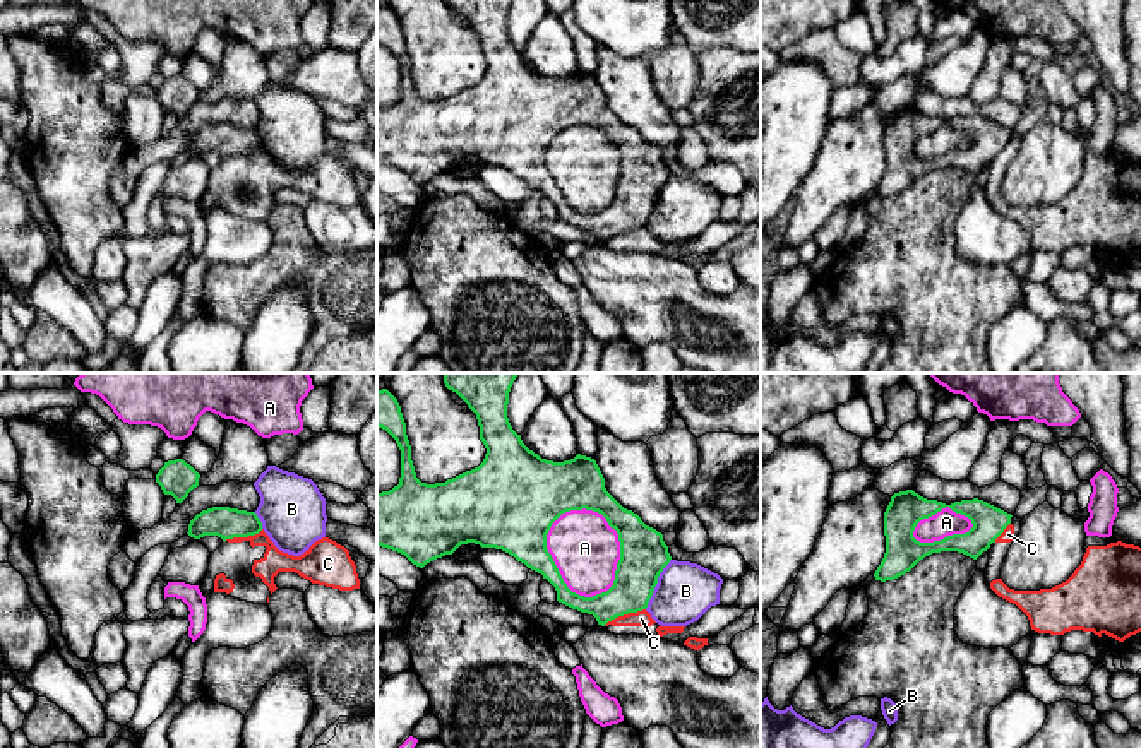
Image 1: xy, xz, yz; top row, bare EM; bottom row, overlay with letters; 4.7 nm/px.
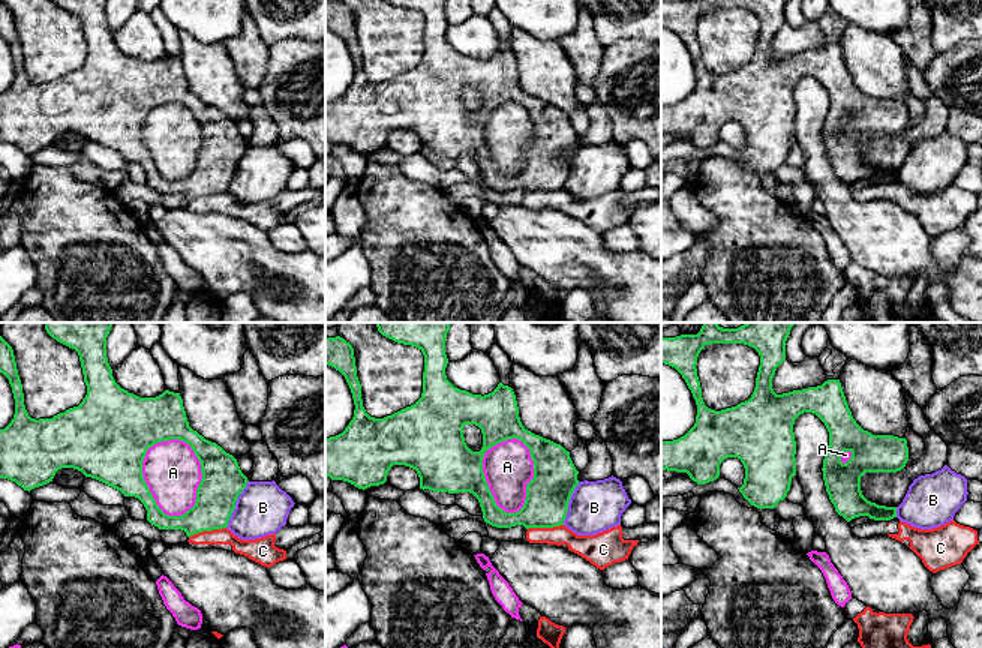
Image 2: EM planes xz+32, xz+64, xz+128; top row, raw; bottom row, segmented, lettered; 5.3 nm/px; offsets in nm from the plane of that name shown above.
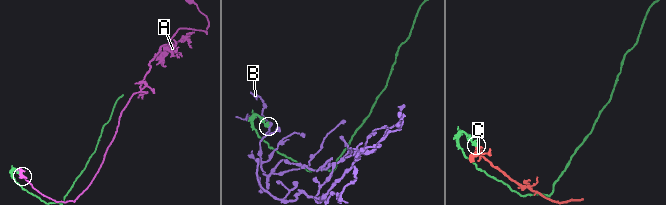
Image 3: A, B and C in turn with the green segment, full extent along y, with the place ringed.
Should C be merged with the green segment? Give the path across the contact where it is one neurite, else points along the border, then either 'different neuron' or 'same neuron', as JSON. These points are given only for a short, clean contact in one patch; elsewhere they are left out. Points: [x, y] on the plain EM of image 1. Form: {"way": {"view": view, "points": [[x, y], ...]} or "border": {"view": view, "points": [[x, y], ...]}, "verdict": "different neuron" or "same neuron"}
{"border": {"view": "xz", "points": [[645, 225], [619, 231], [603, 242]]}, "verdict": "different neuron"}

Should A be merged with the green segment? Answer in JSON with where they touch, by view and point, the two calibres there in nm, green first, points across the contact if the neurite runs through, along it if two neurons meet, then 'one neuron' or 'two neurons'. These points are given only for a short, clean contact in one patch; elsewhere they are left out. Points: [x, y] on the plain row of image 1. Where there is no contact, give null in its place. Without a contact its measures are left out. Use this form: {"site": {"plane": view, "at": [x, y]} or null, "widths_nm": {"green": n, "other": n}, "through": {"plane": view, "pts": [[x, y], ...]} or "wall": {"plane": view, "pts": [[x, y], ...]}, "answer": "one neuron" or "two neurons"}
{"site": {"plane": "xz", "at": [552, 175]}, "widths_nm": {"green": 320, "other": 320}, "answer": "two neurons"}

